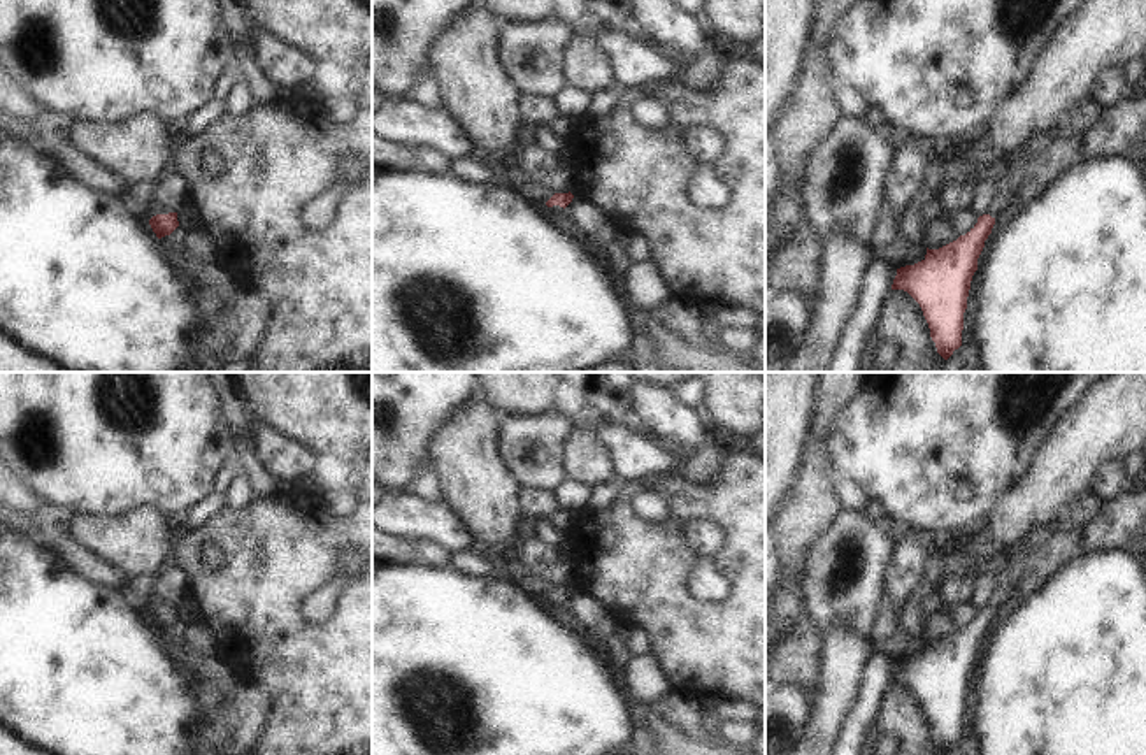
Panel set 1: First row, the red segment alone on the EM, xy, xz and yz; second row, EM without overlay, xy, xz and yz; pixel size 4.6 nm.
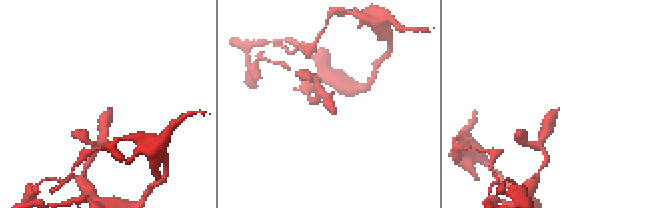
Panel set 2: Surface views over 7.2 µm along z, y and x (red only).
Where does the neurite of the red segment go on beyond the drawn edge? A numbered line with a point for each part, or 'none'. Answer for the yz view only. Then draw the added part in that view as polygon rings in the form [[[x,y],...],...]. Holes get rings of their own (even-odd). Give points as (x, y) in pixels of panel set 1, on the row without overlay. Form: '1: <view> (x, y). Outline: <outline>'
1: yz (1006, 589). Outline: [[[1006,576],[1006,579],[997,586],[997,592],[993,593],[988,608],[992,611],[997,611],[1016,590],[1018,581]]]

